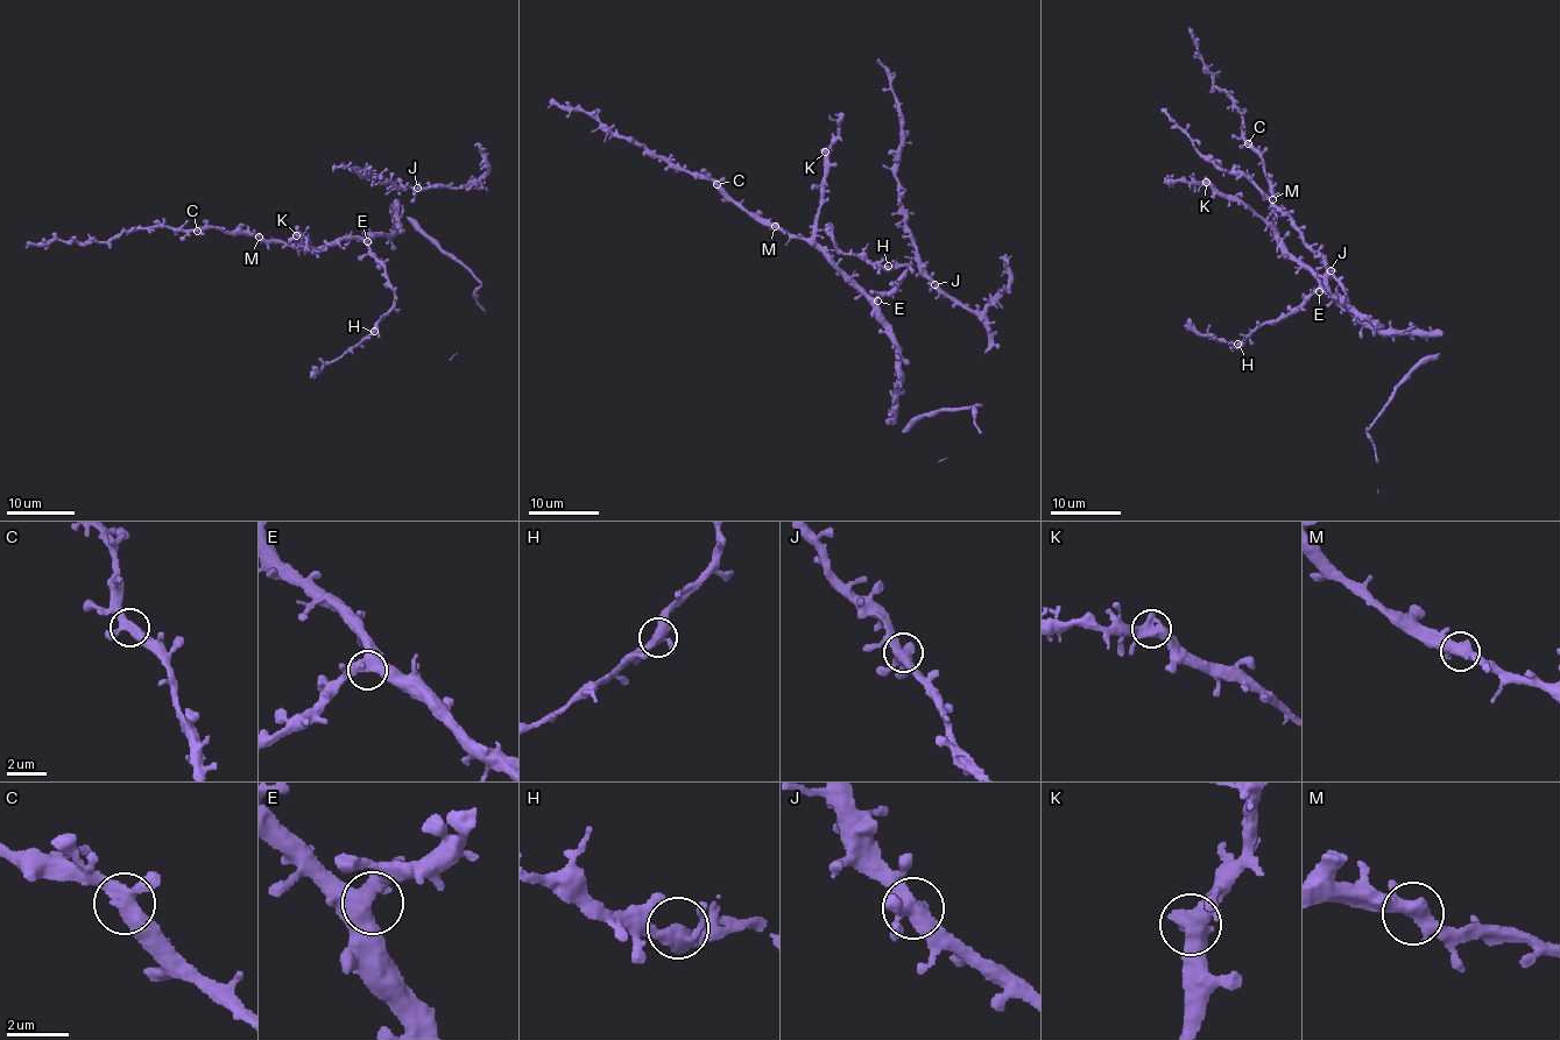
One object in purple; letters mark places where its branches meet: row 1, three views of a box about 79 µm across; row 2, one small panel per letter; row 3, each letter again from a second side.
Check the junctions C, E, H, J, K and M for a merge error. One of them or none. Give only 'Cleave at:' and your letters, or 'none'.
Cleave at: none

